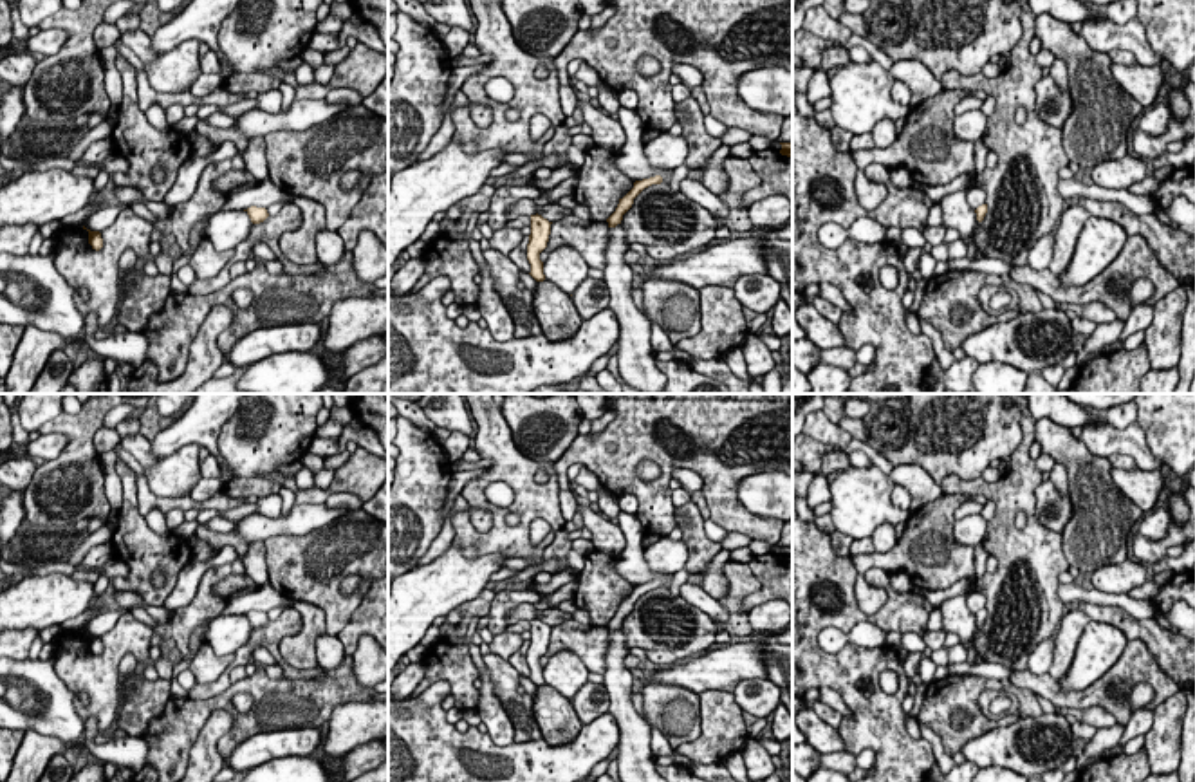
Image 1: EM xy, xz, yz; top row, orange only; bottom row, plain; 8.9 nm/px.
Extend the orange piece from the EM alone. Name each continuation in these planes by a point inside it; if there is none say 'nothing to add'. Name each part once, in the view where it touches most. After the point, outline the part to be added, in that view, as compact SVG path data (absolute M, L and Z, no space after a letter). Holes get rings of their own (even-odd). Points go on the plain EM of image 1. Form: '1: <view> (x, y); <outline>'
nothing to add

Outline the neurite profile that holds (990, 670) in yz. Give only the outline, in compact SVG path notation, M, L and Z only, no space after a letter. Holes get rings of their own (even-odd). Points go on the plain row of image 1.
M978 661L975 666L968 663L948 665L948 674L950 675L982 675L987 679L1000 679L1005 683L1013 674L1013 670L1002 665Z

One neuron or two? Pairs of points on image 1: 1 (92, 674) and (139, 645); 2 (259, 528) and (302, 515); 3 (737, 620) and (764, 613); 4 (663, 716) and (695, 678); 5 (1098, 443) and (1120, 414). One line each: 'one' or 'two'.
1: one
2: one
3: two
4: two
5: two

